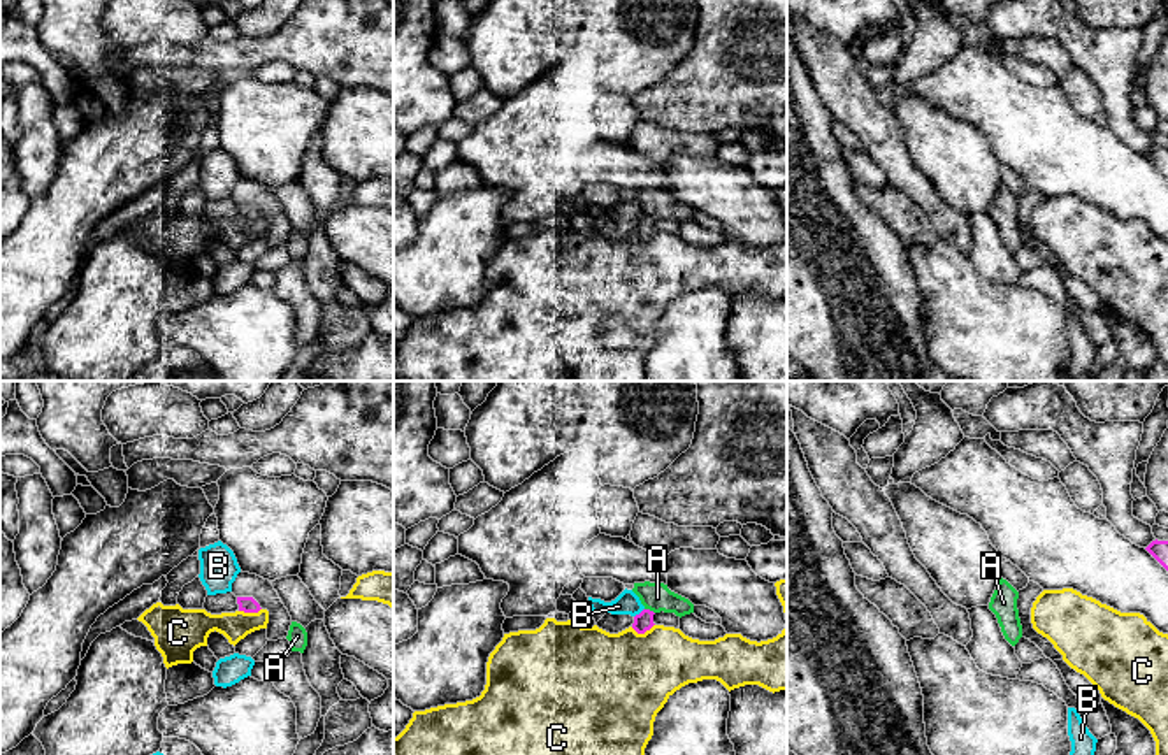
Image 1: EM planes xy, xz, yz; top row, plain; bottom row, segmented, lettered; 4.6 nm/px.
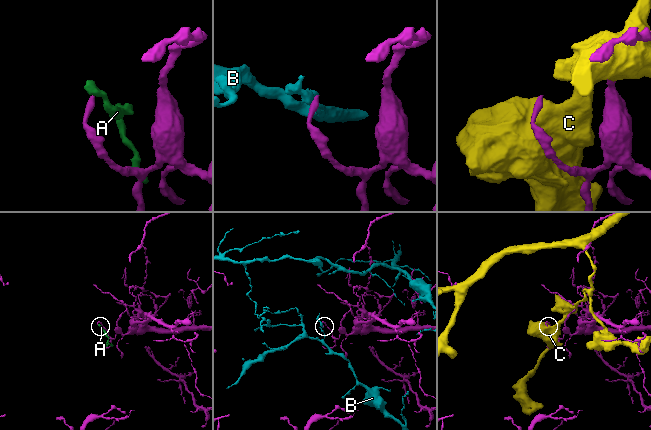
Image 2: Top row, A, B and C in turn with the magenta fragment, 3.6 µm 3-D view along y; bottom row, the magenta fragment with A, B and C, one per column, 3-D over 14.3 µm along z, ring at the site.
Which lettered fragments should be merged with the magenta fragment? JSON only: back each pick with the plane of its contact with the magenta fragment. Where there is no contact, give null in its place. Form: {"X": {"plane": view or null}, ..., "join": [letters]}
{"join": []}

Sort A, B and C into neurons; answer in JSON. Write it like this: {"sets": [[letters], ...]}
{"sets": [["A"], ["B"], ["C"]]}

